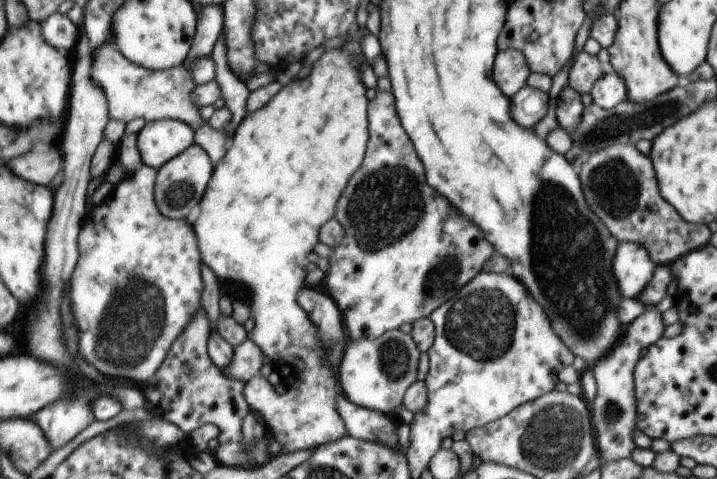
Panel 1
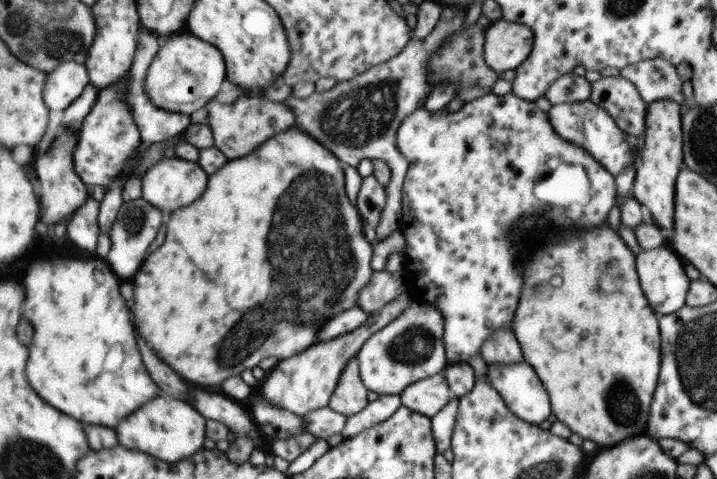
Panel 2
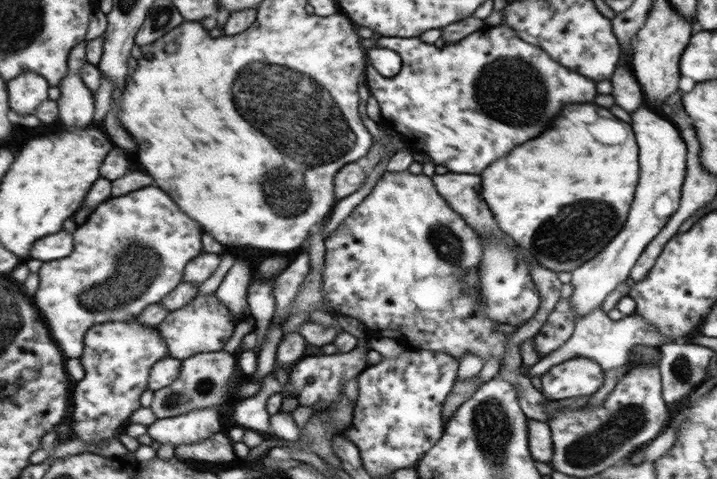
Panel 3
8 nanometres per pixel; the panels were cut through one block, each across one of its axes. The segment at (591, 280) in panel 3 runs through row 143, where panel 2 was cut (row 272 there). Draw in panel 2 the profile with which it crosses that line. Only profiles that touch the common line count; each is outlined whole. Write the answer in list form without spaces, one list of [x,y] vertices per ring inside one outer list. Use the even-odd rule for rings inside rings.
[[[658,246],[655,250],[640,251],[635,257],[635,270],[639,276],[641,292],[656,316],[674,313],[685,304],[691,280],[683,274],[679,260],[669,248]]]

